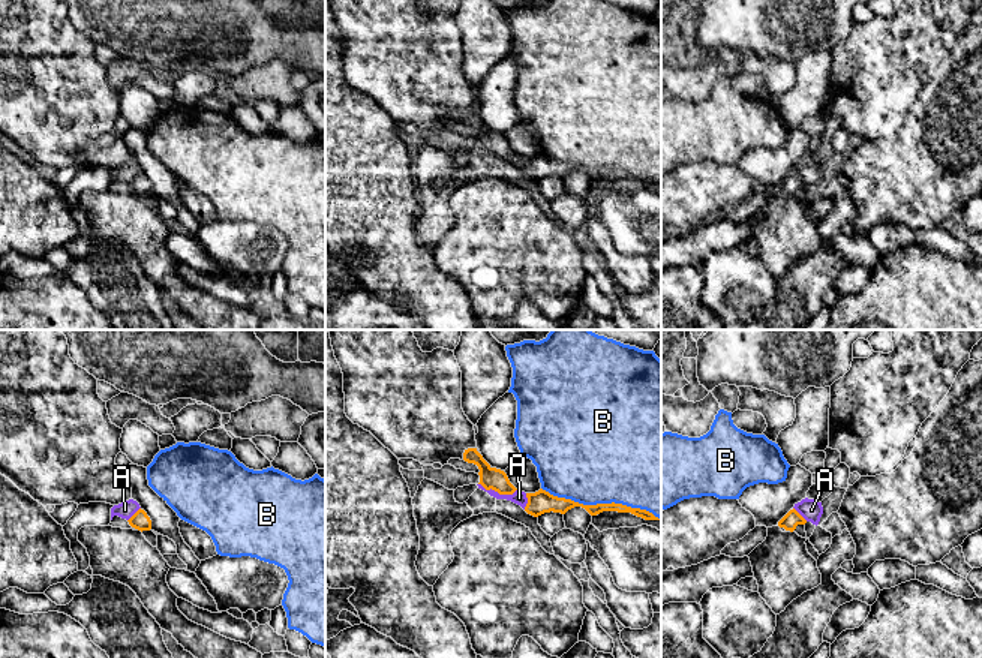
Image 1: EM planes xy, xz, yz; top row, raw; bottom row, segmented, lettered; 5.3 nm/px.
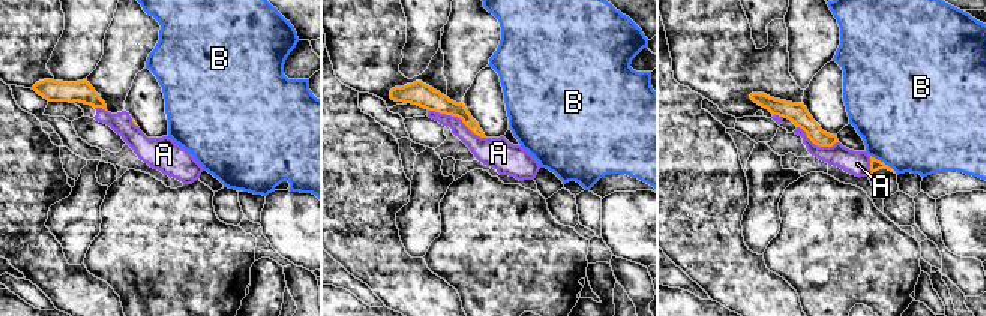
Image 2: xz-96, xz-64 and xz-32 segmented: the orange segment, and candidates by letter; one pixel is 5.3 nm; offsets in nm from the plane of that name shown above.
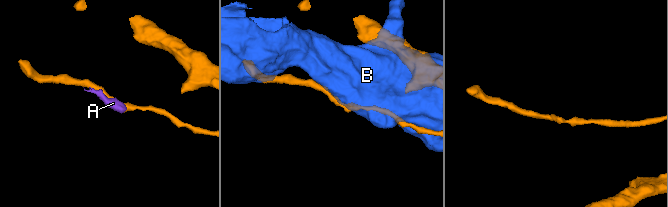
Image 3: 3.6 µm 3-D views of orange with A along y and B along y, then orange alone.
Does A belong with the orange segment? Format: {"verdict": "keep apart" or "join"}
{"verdict": "keep apart"}

